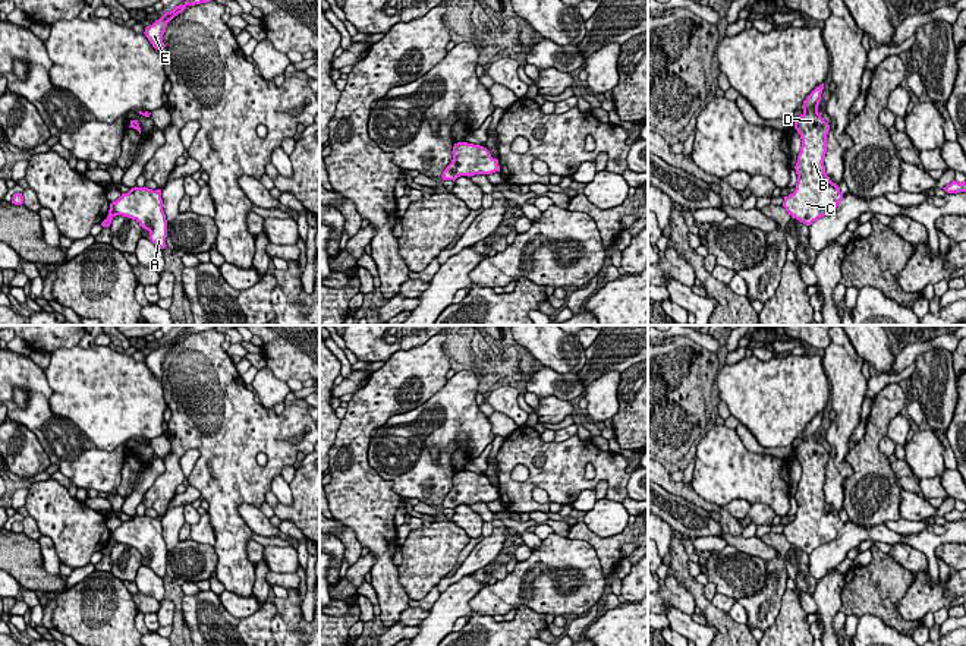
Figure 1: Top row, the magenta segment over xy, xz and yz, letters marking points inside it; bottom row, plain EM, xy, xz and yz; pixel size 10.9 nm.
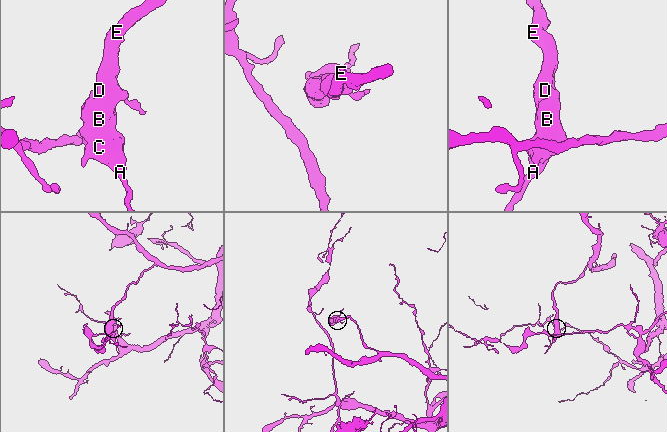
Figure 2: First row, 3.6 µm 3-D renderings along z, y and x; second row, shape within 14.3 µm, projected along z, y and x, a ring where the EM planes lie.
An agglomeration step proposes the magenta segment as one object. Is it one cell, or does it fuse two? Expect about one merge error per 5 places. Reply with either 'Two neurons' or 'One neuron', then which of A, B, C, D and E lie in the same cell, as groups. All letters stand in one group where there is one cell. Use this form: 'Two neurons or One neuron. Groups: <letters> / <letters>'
One neuron. Groups: A B C D E

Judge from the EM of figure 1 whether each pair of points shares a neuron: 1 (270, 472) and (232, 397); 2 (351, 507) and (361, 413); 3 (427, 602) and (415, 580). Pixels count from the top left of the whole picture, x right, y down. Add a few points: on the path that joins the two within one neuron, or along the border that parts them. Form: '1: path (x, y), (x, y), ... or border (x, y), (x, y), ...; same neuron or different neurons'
1: path (273, 453), (273, 448), (241, 416); same neuron
2: path (355, 484), (355, 470), (362, 463), (359, 437); same neuron
3: border (436, 585), (424, 596), (409, 599); different neurons

